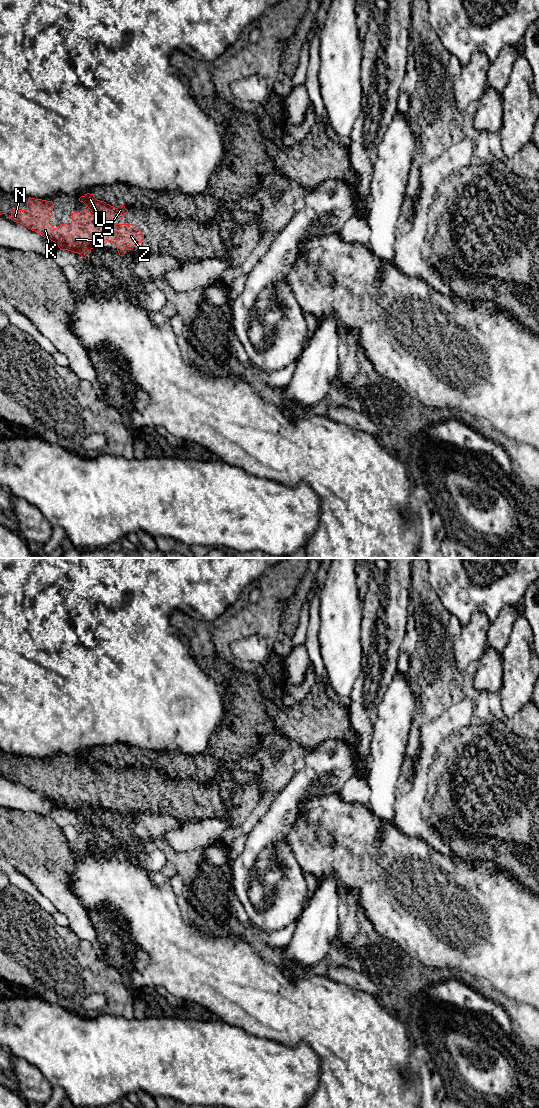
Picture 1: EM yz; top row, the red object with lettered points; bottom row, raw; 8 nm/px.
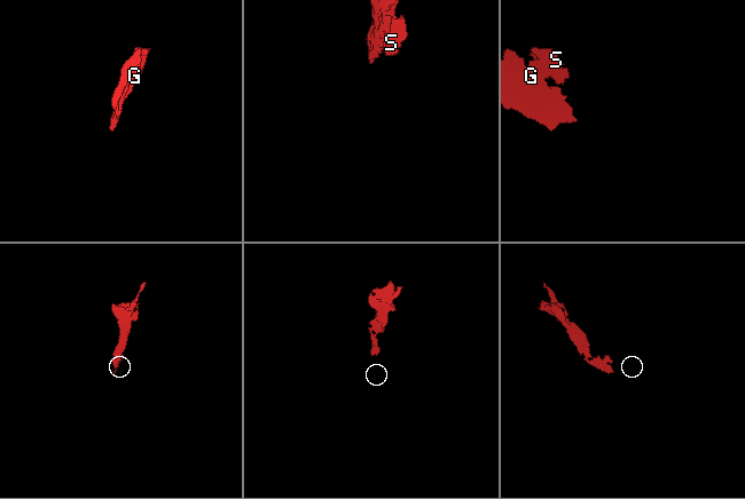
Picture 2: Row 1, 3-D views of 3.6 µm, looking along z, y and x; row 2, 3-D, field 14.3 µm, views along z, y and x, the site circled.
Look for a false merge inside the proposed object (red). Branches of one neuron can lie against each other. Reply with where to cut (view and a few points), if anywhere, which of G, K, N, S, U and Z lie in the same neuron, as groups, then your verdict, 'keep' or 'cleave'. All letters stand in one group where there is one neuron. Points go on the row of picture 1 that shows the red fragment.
no cut | G K N S U Z | keep

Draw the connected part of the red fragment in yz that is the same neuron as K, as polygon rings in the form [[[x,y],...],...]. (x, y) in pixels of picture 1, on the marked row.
[[[90,193],[81,196],[79,201],[83,202],[90,210],[74,212],[70,225],[65,223],[54,228],[50,223],[50,218],[53,215],[51,212],[54,208],[53,202],[31,197],[29,197],[27,202],[26,210],[12,210],[11,215],[6,218],[20,223],[32,231],[38,232],[44,238],[55,242],[60,250],[78,253],[83,258],[86,258],[93,248],[99,248],[101,243],[106,244],[108,241],[116,245],[120,256],[123,256],[128,249],[132,250],[135,244],[143,241],[144,235],[139,225],[115,224],[113,222],[117,214],[121,215],[120,220],[127,214],[128,210],[124,204],[121,203],[118,208],[115,208],[104,201],[97,200]]]

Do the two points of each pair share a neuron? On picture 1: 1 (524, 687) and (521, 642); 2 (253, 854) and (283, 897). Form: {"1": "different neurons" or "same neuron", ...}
{"1": "same neuron", "2": "same neuron"}

